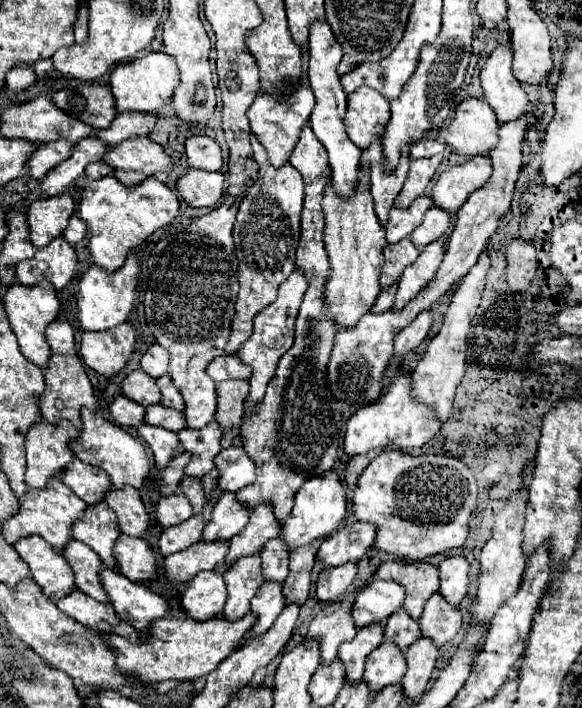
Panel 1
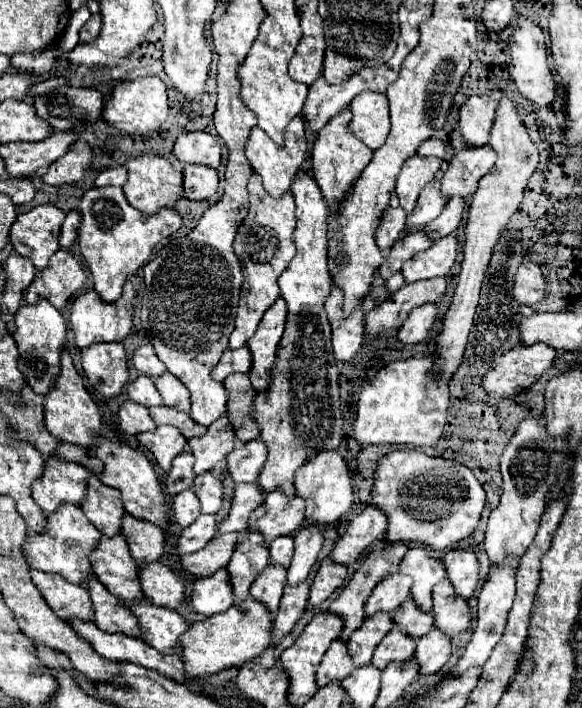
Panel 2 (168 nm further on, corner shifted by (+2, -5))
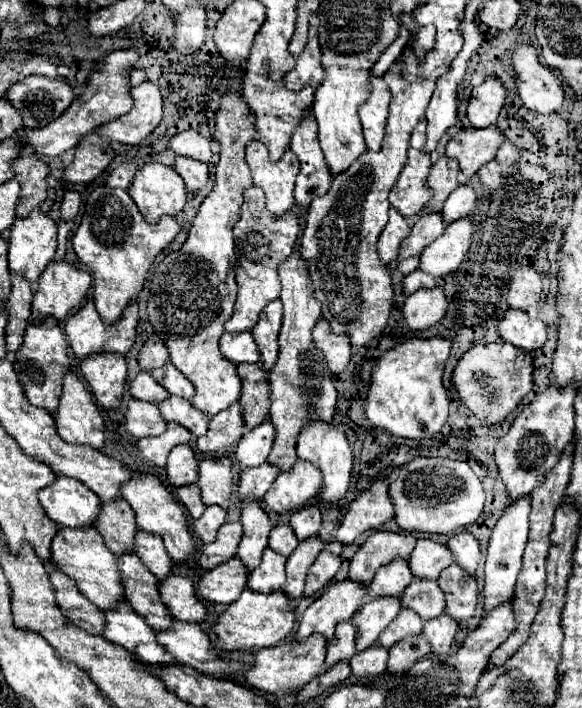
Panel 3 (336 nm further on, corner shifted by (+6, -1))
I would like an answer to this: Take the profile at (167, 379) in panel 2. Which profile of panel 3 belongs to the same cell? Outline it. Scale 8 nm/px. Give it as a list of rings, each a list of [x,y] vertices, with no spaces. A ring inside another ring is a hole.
[[[169,362],[157,370],[151,370],[151,376],[171,394],[171,396],[181,396],[181,398],[187,398],[191,400],[193,398],[193,384]]]

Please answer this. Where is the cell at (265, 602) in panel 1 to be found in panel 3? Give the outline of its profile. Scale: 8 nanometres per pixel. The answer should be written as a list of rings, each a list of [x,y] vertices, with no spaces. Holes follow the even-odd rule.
[[[265,548],[261,564],[249,574],[247,586],[255,592],[269,594],[285,584],[285,556],[273,552],[271,548]]]

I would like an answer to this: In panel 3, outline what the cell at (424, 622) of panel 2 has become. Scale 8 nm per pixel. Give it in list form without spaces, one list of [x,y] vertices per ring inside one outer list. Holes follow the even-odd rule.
[[[413,580],[401,594],[401,604],[413,608],[423,620],[431,620],[445,612],[445,596],[437,580]]]

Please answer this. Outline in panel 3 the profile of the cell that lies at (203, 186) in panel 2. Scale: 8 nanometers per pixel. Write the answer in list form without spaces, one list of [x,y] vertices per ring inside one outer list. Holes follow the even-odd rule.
[[[177,156],[173,168],[185,180],[187,190],[201,190],[209,180],[209,166],[203,162],[197,162],[193,158]]]

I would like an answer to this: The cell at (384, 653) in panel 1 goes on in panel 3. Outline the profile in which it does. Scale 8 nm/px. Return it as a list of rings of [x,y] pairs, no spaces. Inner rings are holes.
[[[403,608],[399,612],[399,616],[385,628],[385,632],[381,632],[379,636],[379,644],[383,648],[391,648],[395,642],[407,638],[407,636],[415,636],[421,634],[423,630],[423,620],[417,616],[417,612]]]

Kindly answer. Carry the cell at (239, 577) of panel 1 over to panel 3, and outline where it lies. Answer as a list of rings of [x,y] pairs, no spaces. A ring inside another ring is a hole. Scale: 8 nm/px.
[[[257,502],[243,506],[241,522],[243,522],[243,538],[237,556],[241,556],[247,568],[253,570],[261,562],[261,554],[267,548],[267,538],[273,528],[273,522]]]

